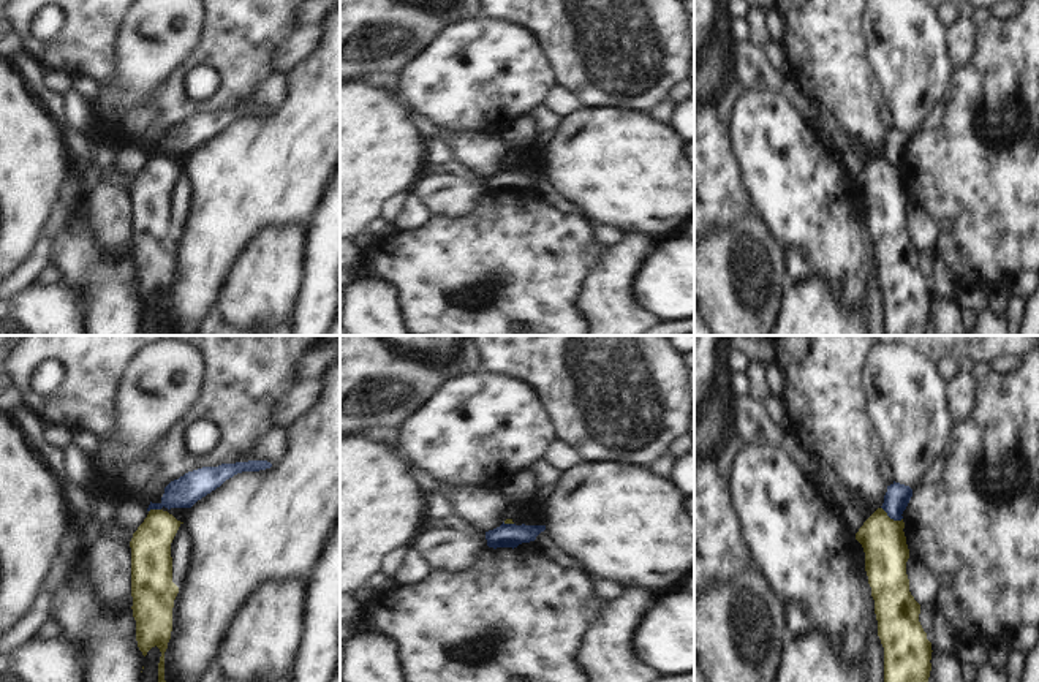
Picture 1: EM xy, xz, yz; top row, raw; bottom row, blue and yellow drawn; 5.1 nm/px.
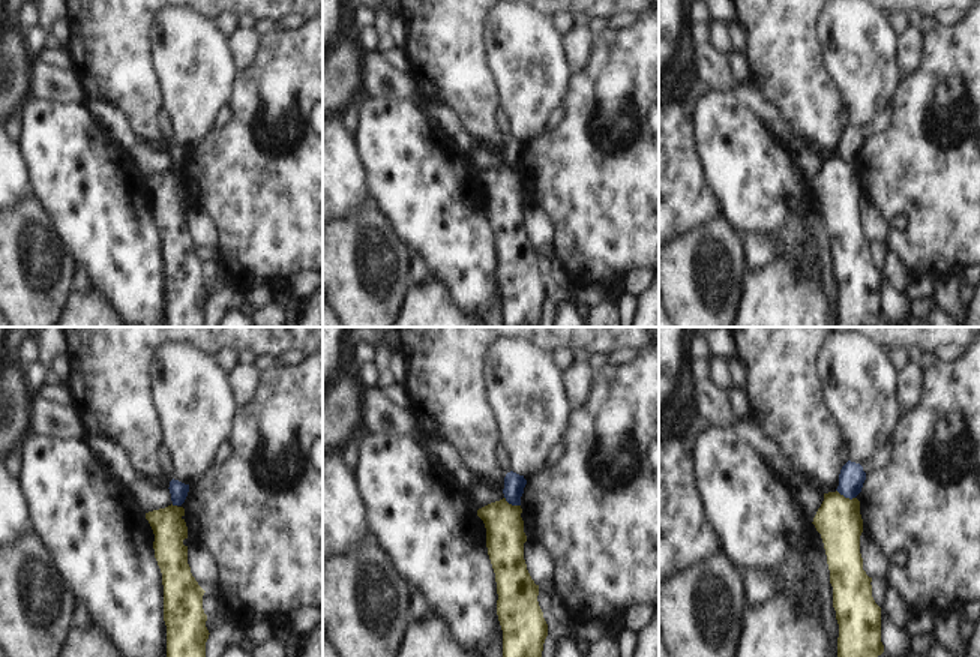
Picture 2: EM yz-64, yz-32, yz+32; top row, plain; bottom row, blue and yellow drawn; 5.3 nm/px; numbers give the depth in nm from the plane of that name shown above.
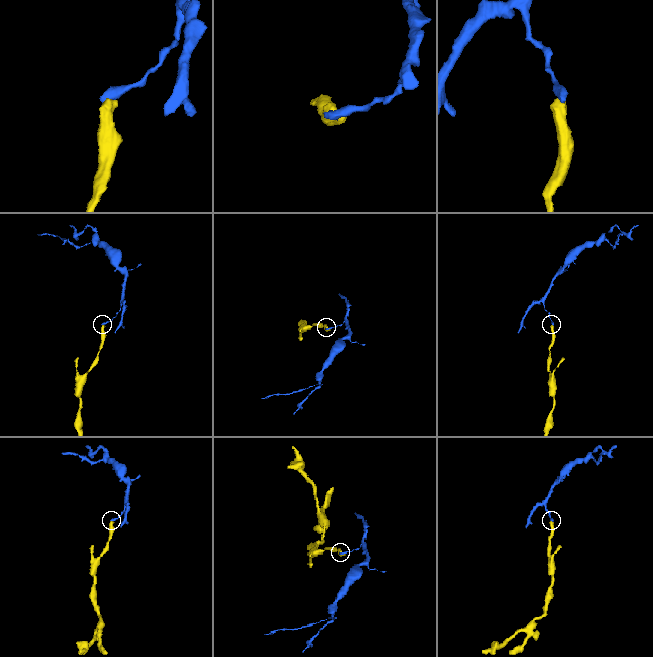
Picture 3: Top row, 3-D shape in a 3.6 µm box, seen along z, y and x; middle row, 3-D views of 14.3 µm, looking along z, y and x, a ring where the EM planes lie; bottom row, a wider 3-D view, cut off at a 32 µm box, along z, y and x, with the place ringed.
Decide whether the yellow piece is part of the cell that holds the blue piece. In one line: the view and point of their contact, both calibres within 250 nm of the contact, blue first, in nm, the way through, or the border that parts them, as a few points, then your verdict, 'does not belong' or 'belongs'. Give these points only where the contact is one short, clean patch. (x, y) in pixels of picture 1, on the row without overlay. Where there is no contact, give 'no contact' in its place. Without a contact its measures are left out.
yz (891, 163) | 130/220 nm | along yz (881, 152), (891, 163), (902, 165) | does not belong

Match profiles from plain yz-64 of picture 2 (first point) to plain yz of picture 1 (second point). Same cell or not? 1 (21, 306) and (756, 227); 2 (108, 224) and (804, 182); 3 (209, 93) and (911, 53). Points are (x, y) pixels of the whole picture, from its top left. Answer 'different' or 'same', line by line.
1: same
2: same
3: same

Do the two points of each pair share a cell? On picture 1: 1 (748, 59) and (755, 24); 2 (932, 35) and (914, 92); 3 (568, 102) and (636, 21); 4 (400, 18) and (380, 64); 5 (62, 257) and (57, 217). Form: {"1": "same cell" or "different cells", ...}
{"1": "different cells", "2": "same cell", "3": "different cells", "4": "same cell", "5": "different cells"}

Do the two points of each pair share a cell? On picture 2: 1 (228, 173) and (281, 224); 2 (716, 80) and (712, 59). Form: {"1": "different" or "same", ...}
{"1": "same", "2": "same"}

